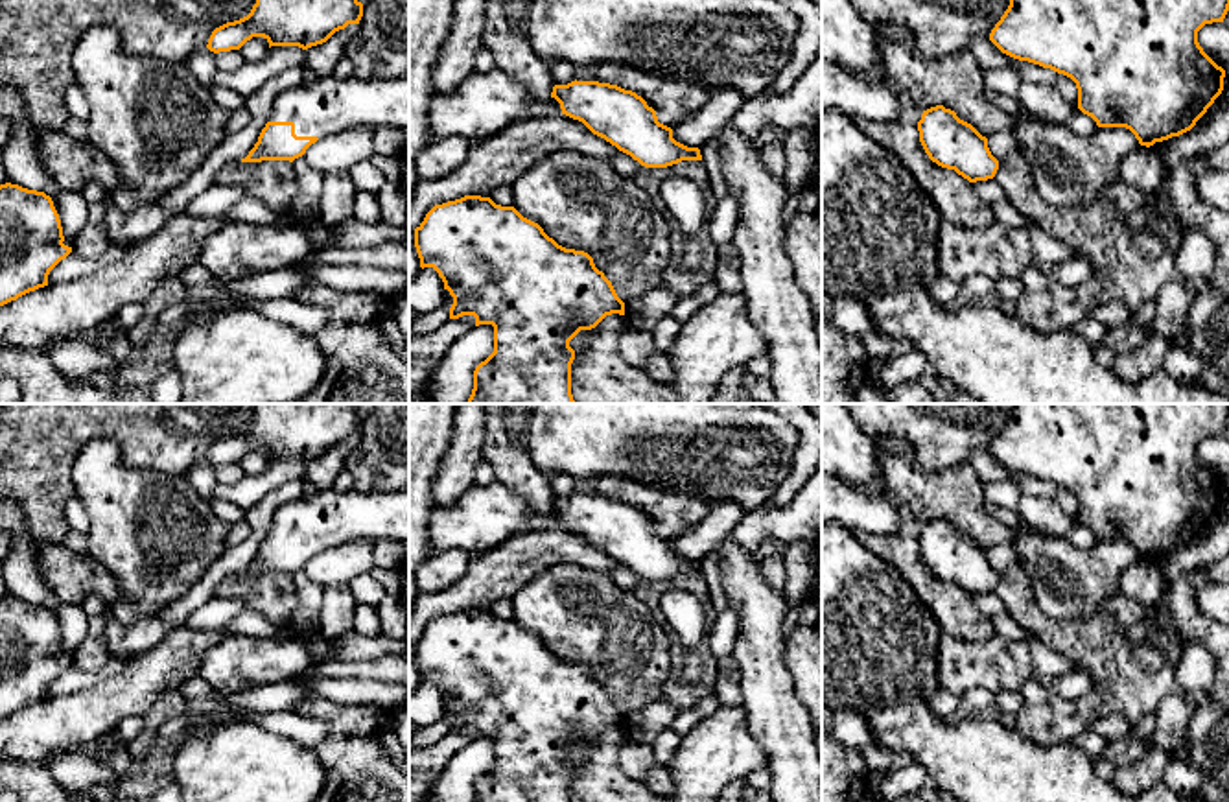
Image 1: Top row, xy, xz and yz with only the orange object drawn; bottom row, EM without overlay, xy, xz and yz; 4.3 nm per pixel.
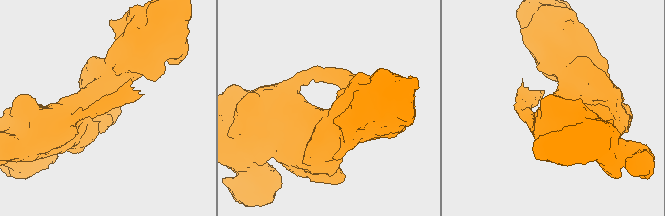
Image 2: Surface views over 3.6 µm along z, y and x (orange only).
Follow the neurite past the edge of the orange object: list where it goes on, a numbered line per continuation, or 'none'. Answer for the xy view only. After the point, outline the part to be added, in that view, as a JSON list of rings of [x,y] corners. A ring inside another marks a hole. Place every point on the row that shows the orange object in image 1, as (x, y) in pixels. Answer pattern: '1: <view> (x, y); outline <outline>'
1: xy (325, 106); outline [[[409,74],[394,79],[313,77],[282,90],[269,122],[293,122],[297,136],[324,138],[350,127],[409,127]]]

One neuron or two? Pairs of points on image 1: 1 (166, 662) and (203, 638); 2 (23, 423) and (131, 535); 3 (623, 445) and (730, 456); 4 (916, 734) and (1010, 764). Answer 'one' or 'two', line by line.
1: one
2: two
3: one
4: one

